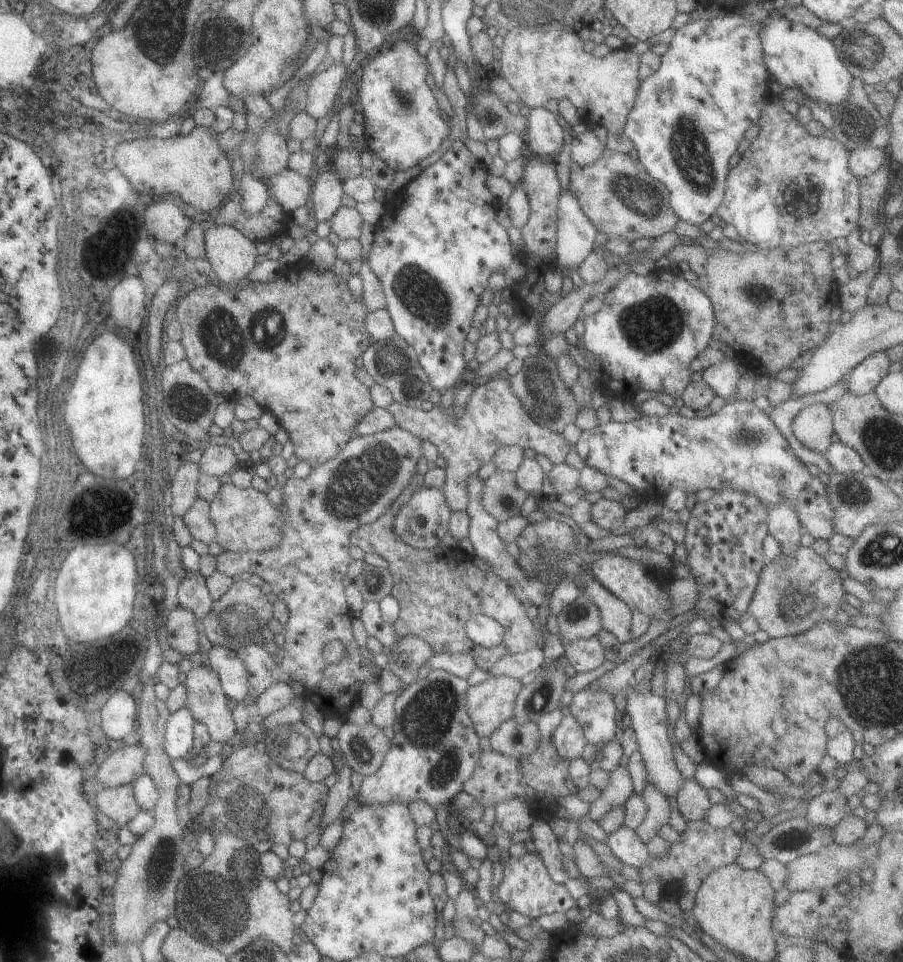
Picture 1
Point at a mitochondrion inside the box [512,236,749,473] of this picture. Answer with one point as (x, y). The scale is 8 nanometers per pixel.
(657, 323)

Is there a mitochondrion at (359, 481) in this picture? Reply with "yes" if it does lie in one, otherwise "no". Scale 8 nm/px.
yes

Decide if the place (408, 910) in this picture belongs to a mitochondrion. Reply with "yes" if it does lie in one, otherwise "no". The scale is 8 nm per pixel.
no

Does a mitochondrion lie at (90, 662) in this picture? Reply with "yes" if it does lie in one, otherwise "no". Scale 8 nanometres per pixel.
yes

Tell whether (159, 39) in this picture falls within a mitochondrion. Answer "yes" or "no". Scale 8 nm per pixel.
yes

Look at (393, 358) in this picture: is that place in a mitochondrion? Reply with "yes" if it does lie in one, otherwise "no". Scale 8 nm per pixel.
yes

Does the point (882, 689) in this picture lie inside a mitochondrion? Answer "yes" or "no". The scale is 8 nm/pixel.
yes

